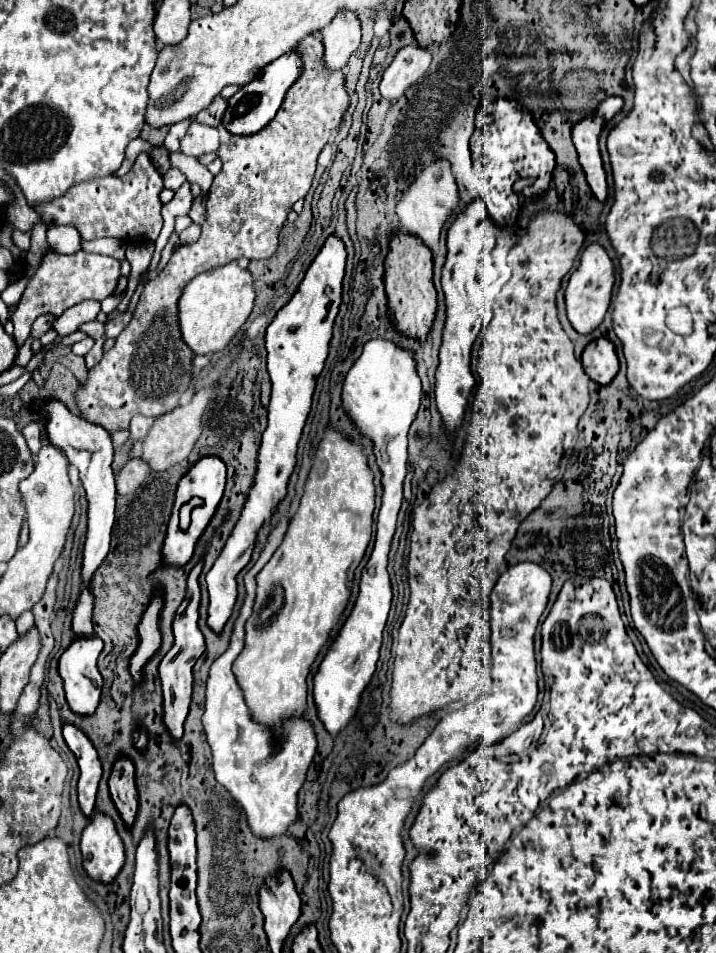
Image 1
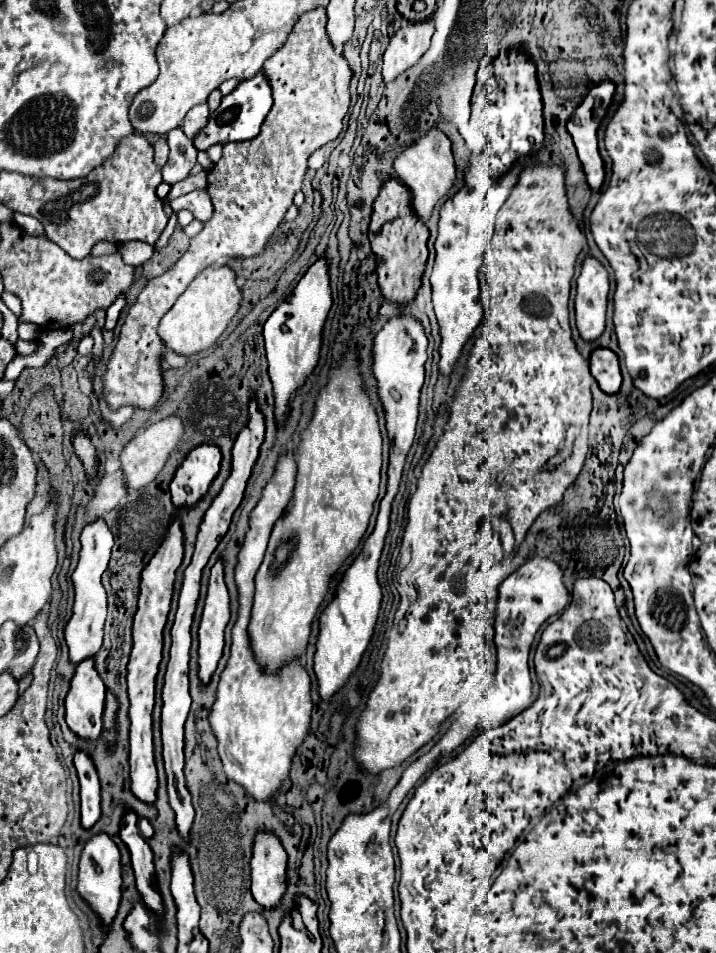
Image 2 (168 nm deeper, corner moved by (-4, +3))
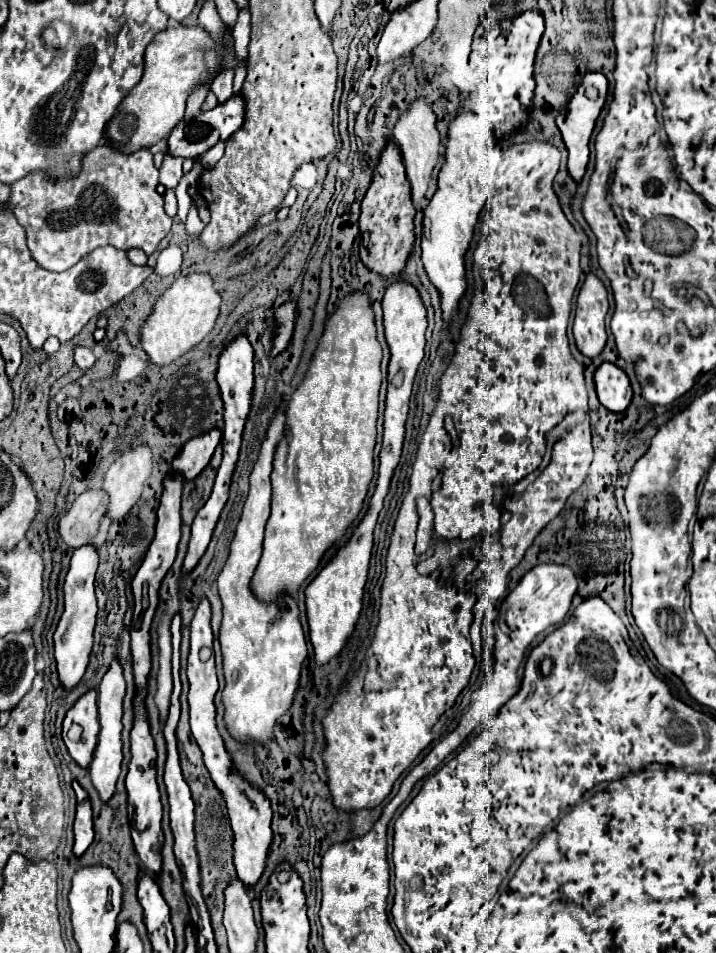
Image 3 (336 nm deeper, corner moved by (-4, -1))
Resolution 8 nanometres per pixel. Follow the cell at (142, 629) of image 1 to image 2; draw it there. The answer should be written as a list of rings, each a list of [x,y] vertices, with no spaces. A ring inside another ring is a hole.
[[[178,516],[170,520],[168,532],[150,558],[150,562],[142,570],[140,580],[140,596],[138,596],[138,610],[134,614],[134,628],[132,628],[132,654],[128,662],[128,694],[130,694],[130,790],[132,794],[142,800],[144,804],[156,802],[156,766],[154,766],[154,744],[152,744],[152,708],[154,708],[154,686],[158,664],[162,658],[162,630],[166,624],[166,616],[170,610],[172,600],[172,586],[176,568],[182,562],[182,528]]]

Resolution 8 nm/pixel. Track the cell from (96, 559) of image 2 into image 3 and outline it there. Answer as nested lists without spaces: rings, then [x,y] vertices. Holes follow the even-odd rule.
[[[86,544],[74,550],[72,564],[66,574],[64,582],[64,600],[66,610],[58,622],[58,628],[54,632],[54,656],[58,664],[58,676],[60,682],[66,688],[74,688],[80,678],[86,672],[86,666],[90,662],[90,652],[94,646],[94,628],[96,628],[96,616],[98,616],[98,602],[96,602],[96,570],[98,570],[98,550],[94,544]]]

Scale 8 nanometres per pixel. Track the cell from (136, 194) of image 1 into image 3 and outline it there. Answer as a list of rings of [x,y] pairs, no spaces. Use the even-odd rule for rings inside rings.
[[[102,144],[84,158],[82,172],[72,180],[50,180],[42,172],[32,172],[20,182],[10,186],[10,208],[14,202],[14,216],[24,226],[28,236],[28,248],[34,260],[52,272],[72,268],[80,258],[100,246],[114,246],[120,250],[140,248],[152,254],[160,240],[170,232],[172,218],[164,212],[164,200],[156,192],[158,168],[152,162],[148,148],[140,148],[132,154],[124,154],[110,144]]]

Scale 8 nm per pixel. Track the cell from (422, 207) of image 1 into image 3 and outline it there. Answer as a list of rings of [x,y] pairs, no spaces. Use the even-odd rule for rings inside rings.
[[[416,100],[410,104],[408,112],[398,120],[394,128],[394,142],[400,148],[400,156],[406,166],[406,176],[412,186],[412,200],[414,204],[420,204],[420,200],[424,198],[430,186],[434,168],[442,156],[442,142],[440,142],[440,132],[436,130],[436,116],[426,104],[426,100]]]

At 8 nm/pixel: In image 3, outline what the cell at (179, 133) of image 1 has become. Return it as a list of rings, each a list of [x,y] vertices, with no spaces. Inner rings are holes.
[[[166,154],[164,156],[164,162],[162,162],[162,168],[160,168],[160,184],[166,186],[166,188],[176,188],[180,178],[182,178],[182,158],[176,158],[176,156],[170,156]]]

